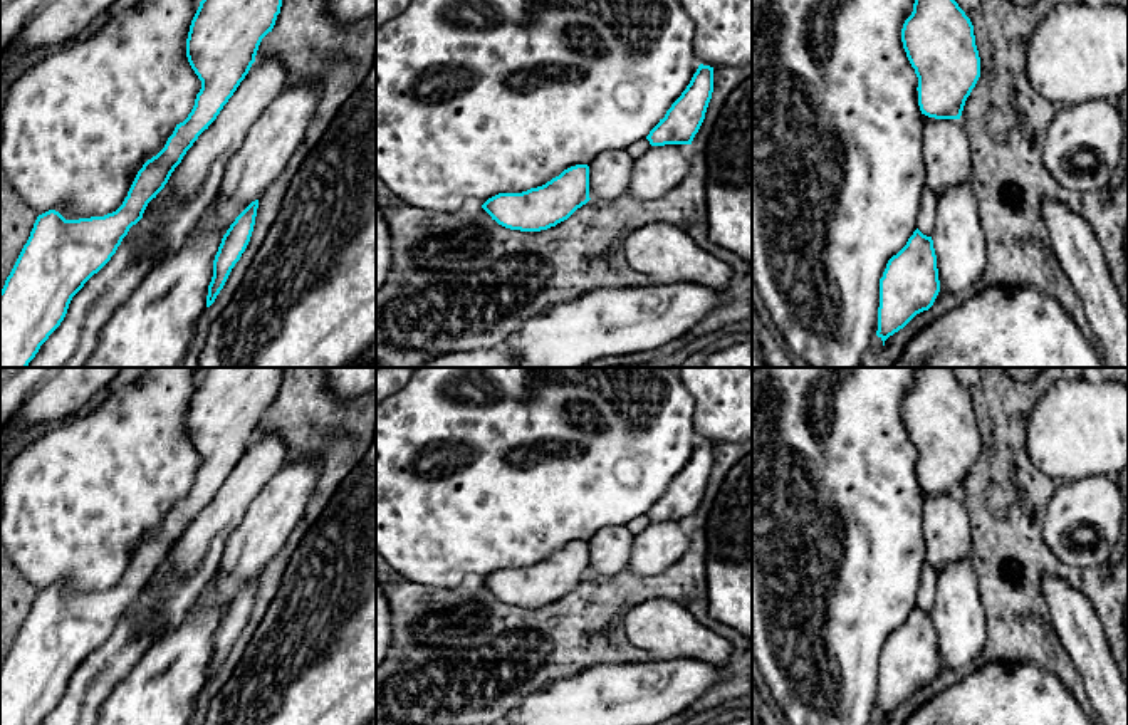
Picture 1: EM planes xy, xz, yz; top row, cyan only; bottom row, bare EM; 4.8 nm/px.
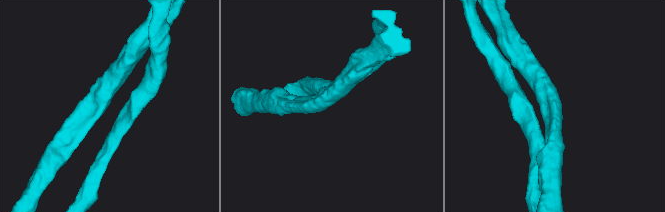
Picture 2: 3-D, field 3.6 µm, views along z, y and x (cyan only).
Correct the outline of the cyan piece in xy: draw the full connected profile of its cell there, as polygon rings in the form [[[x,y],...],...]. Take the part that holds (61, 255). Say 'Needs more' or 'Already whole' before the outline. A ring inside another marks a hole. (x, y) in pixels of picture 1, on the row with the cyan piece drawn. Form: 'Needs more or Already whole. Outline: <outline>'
Already whole. Outline: [[[201,0],[186,39],[186,57],[201,81],[188,117],[176,124],[164,148],[138,171],[123,205],[104,216],[65,220],[49,210],[37,216],[10,275],[0,290],[0,368],[27,368],[64,321],[72,297],[116,253],[198,136],[217,119],[248,74],[262,39],[272,32],[282,0]]]

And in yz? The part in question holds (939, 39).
Already whole. Outline: [[[915,0],[901,29],[906,57],[918,77],[922,114],[935,119],[960,119],[967,97],[980,77],[980,57],[974,25],[955,0]]]

